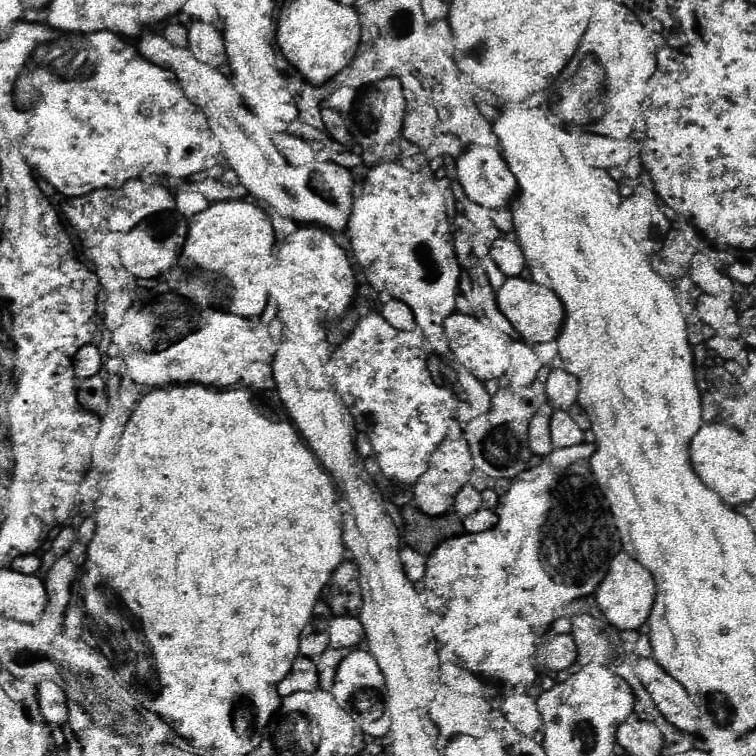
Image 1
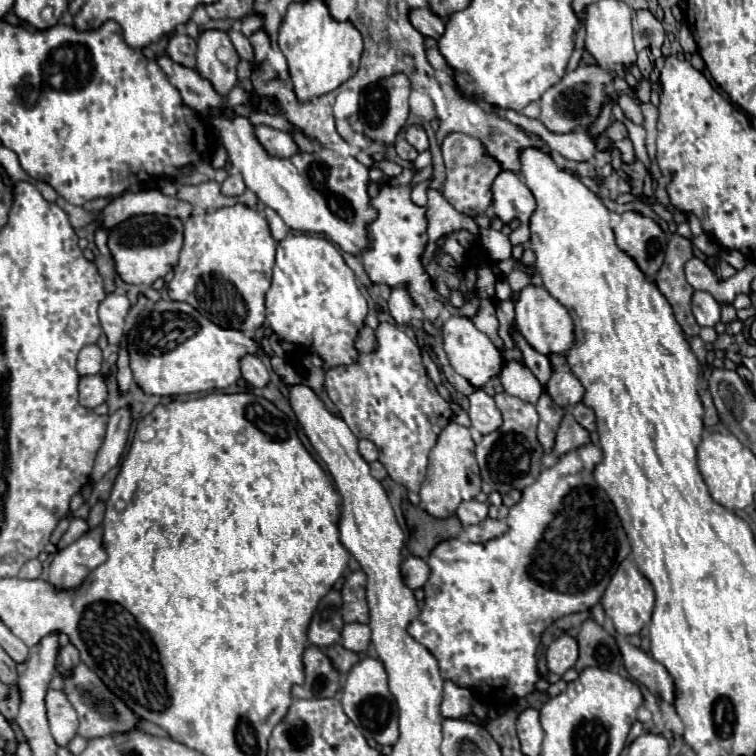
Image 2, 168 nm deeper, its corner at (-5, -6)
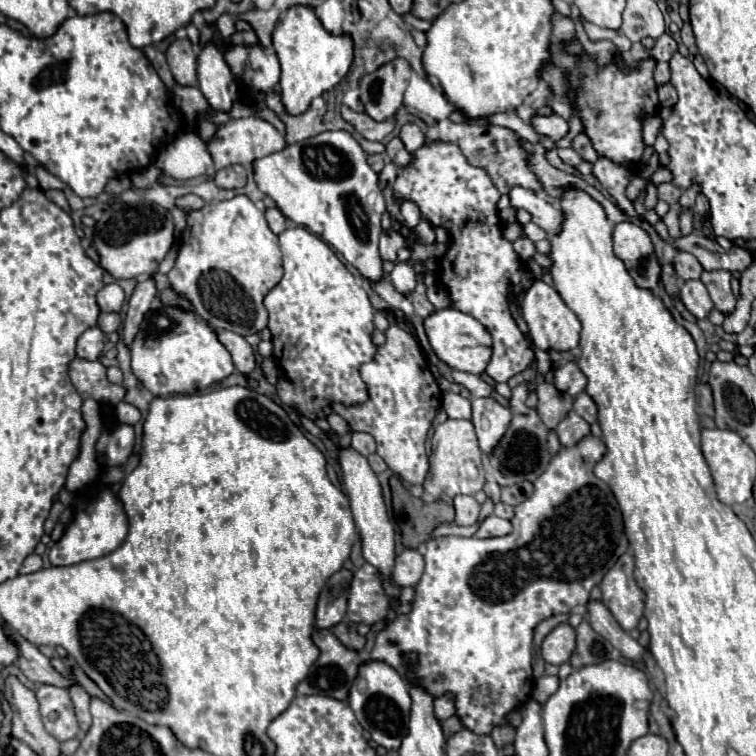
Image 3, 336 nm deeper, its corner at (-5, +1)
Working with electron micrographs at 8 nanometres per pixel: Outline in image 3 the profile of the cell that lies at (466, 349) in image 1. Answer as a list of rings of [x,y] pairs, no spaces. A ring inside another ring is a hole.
[[[451,307],[441,309],[441,311],[433,311],[425,319],[425,333],[429,337],[429,343],[435,351],[435,355],[443,363],[447,363],[451,369],[467,371],[467,373],[473,373],[473,375],[479,375],[479,373],[485,371],[485,367],[491,359],[491,335],[471,315],[461,313],[457,309],[451,309]]]

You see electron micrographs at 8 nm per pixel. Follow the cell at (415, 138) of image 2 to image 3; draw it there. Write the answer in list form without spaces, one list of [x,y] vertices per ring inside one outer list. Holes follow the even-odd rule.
[[[405,123],[401,127],[399,139],[403,141],[403,145],[405,145],[407,151],[417,151],[425,143],[425,135],[423,135],[423,131],[415,123]]]

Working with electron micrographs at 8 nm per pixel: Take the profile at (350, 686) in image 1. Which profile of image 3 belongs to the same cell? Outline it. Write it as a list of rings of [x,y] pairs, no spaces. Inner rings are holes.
[[[369,659],[365,665],[361,665],[347,701],[353,709],[359,725],[371,735],[371,739],[377,745],[385,747],[389,753],[399,751],[403,737],[409,733],[411,697],[409,697],[409,685],[393,667],[389,667],[381,661]]]

